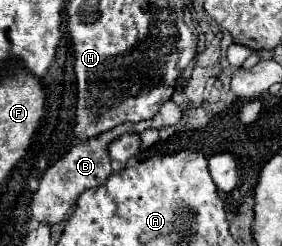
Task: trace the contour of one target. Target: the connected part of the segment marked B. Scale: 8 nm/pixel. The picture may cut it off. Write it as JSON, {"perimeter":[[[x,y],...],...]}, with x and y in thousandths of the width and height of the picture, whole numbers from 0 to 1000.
{"perimeter":[[[596,407],[567,455],[539,480],[539,488],[518,488],[518,496],[489,496],[489,504],[433,504],[433,512],[411,512],[404,528],[390,537],[369,537],[340,561],[319,561],[305,585],[270,585],[262,602],[248,602],[248,618],[206,650],[191,675],[170,683],[170,699],[149,715],[142,732],[142,764],[128,772],[128,789],[113,797],[113,894],[128,902],[149,902],[149,911],[206,911],[234,886],[234,870],[262,846],[277,797],[312,772],[312,764],[340,764],[340,756],[362,756],[383,715],[397,707],[397,667],[390,667],[390,634],[383,634],[383,585],[418,561],[426,545],[447,545],[447,537],[504,537],[518,520],[574,520],[574,512],[610,512],[624,496],[645,488],[645,439]]]}

